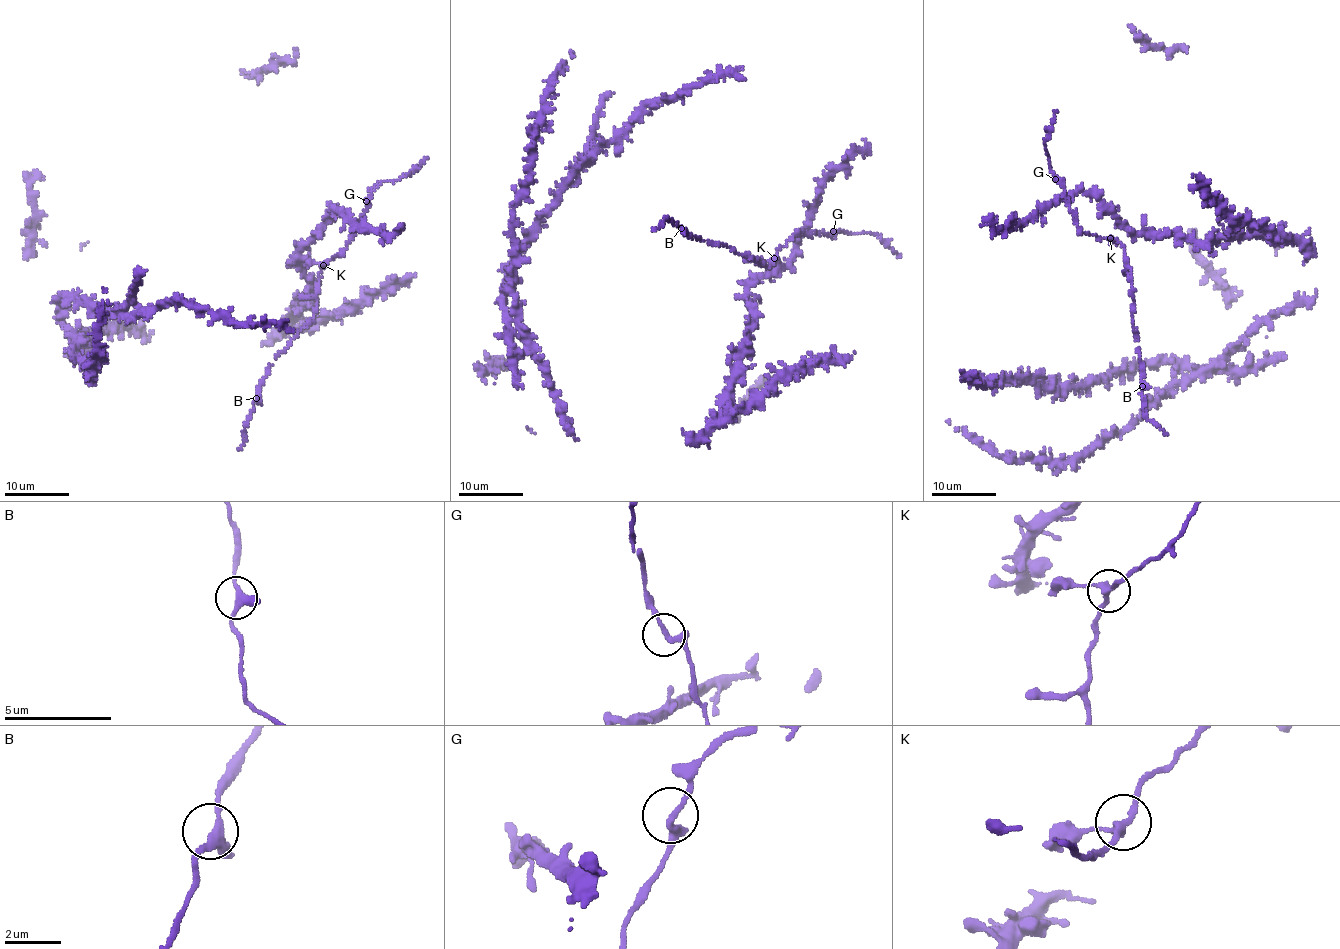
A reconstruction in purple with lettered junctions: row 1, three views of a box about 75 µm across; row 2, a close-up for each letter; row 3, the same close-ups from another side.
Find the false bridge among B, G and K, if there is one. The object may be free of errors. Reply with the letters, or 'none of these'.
none of these

